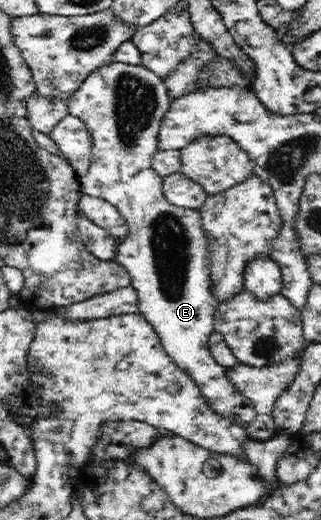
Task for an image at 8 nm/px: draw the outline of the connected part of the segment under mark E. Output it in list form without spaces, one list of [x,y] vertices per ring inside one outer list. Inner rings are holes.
[[[110,62],[106,65],[98,66],[94,72],[90,72],[84,80],[82,80],[82,84],[68,96],[66,99],[67,101],[67,108],[69,109],[69,113],[73,114],[75,117],[80,118],[82,122],[86,125],[86,130],[90,133],[90,140],[92,141],[91,146],[91,157],[92,162],[89,166],[88,174],[85,174],[83,177],[80,178],[81,181],[81,192],[91,197],[98,197],[110,202],[120,214],[126,218],[128,221],[128,225],[130,226],[130,234],[128,238],[119,241],[117,245],[117,254],[115,255],[115,262],[122,266],[126,273],[130,276],[131,285],[136,289],[137,292],[137,299],[138,299],[138,312],[143,315],[143,317],[150,322],[154,331],[158,335],[160,339],[160,343],[162,348],[168,353],[168,356],[174,361],[174,364],[177,364],[180,367],[180,370],[184,371],[194,384],[200,389],[200,393],[208,405],[210,405],[210,409],[214,411],[214,413],[218,414],[219,417],[222,417],[225,421],[232,425],[240,425],[244,428],[248,428],[256,419],[257,419],[257,410],[255,404],[248,398],[244,396],[244,393],[228,378],[227,375],[227,368],[218,364],[218,361],[214,360],[212,357],[212,353],[208,348],[208,338],[210,334],[214,331],[214,313],[217,309],[216,301],[214,301],[214,297],[212,297],[212,293],[210,293],[210,276],[209,271],[207,268],[207,261],[206,261],[206,252],[204,252],[204,248],[206,248],[206,238],[204,237],[204,230],[201,226],[201,217],[199,210],[188,210],[178,206],[173,206],[172,204],[168,203],[168,200],[165,198],[163,191],[162,191],[162,180],[161,176],[158,176],[154,169],[150,166],[150,158],[152,155],[157,151],[157,134],[158,128],[160,123],[162,122],[162,117],[164,113],[168,110],[172,98],[168,96],[168,89],[166,89],[166,85],[162,82],[162,78],[159,77],[157,74],[154,74],[149,68],[146,68],[143,64],[142,65],[133,65],[133,64],[124,64],[123,62]]]

